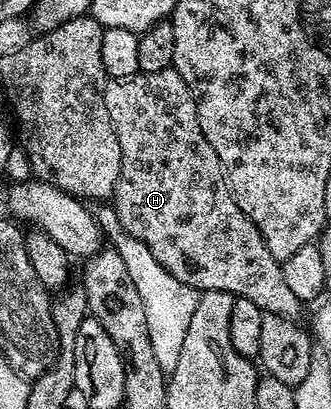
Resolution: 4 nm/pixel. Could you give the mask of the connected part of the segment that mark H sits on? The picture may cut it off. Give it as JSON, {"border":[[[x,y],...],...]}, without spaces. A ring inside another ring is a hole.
{"border":[[[174,67],[152,73],[137,72],[131,77],[110,78],[103,89],[103,94],[105,95],[105,107],[109,107],[109,119],[113,119],[113,127],[117,131],[117,143],[121,143],[121,175],[117,179],[117,187],[113,194],[115,217],[119,220],[118,228],[141,239],[141,243],[145,243],[145,247],[149,247],[149,251],[153,251],[153,257],[165,267],[165,271],[169,271],[169,275],[173,275],[173,279],[181,279],[181,283],[185,283],[197,291],[204,289],[225,291],[232,293],[236,298],[249,299],[249,303],[257,303],[257,307],[264,314],[272,313],[292,319],[298,318],[300,316],[298,313],[305,309],[304,302],[299,301],[297,295],[293,295],[293,290],[285,284],[282,264],[273,255],[269,255],[269,247],[265,247],[265,239],[261,235],[261,231],[257,231],[257,227],[247,218],[245,211],[241,211],[241,207],[237,207],[231,189],[227,186],[227,176],[223,174],[223,165],[217,159],[217,151],[213,151],[209,139],[205,139],[205,135],[201,131],[195,100],[185,79],[181,79],[181,75]]]}

